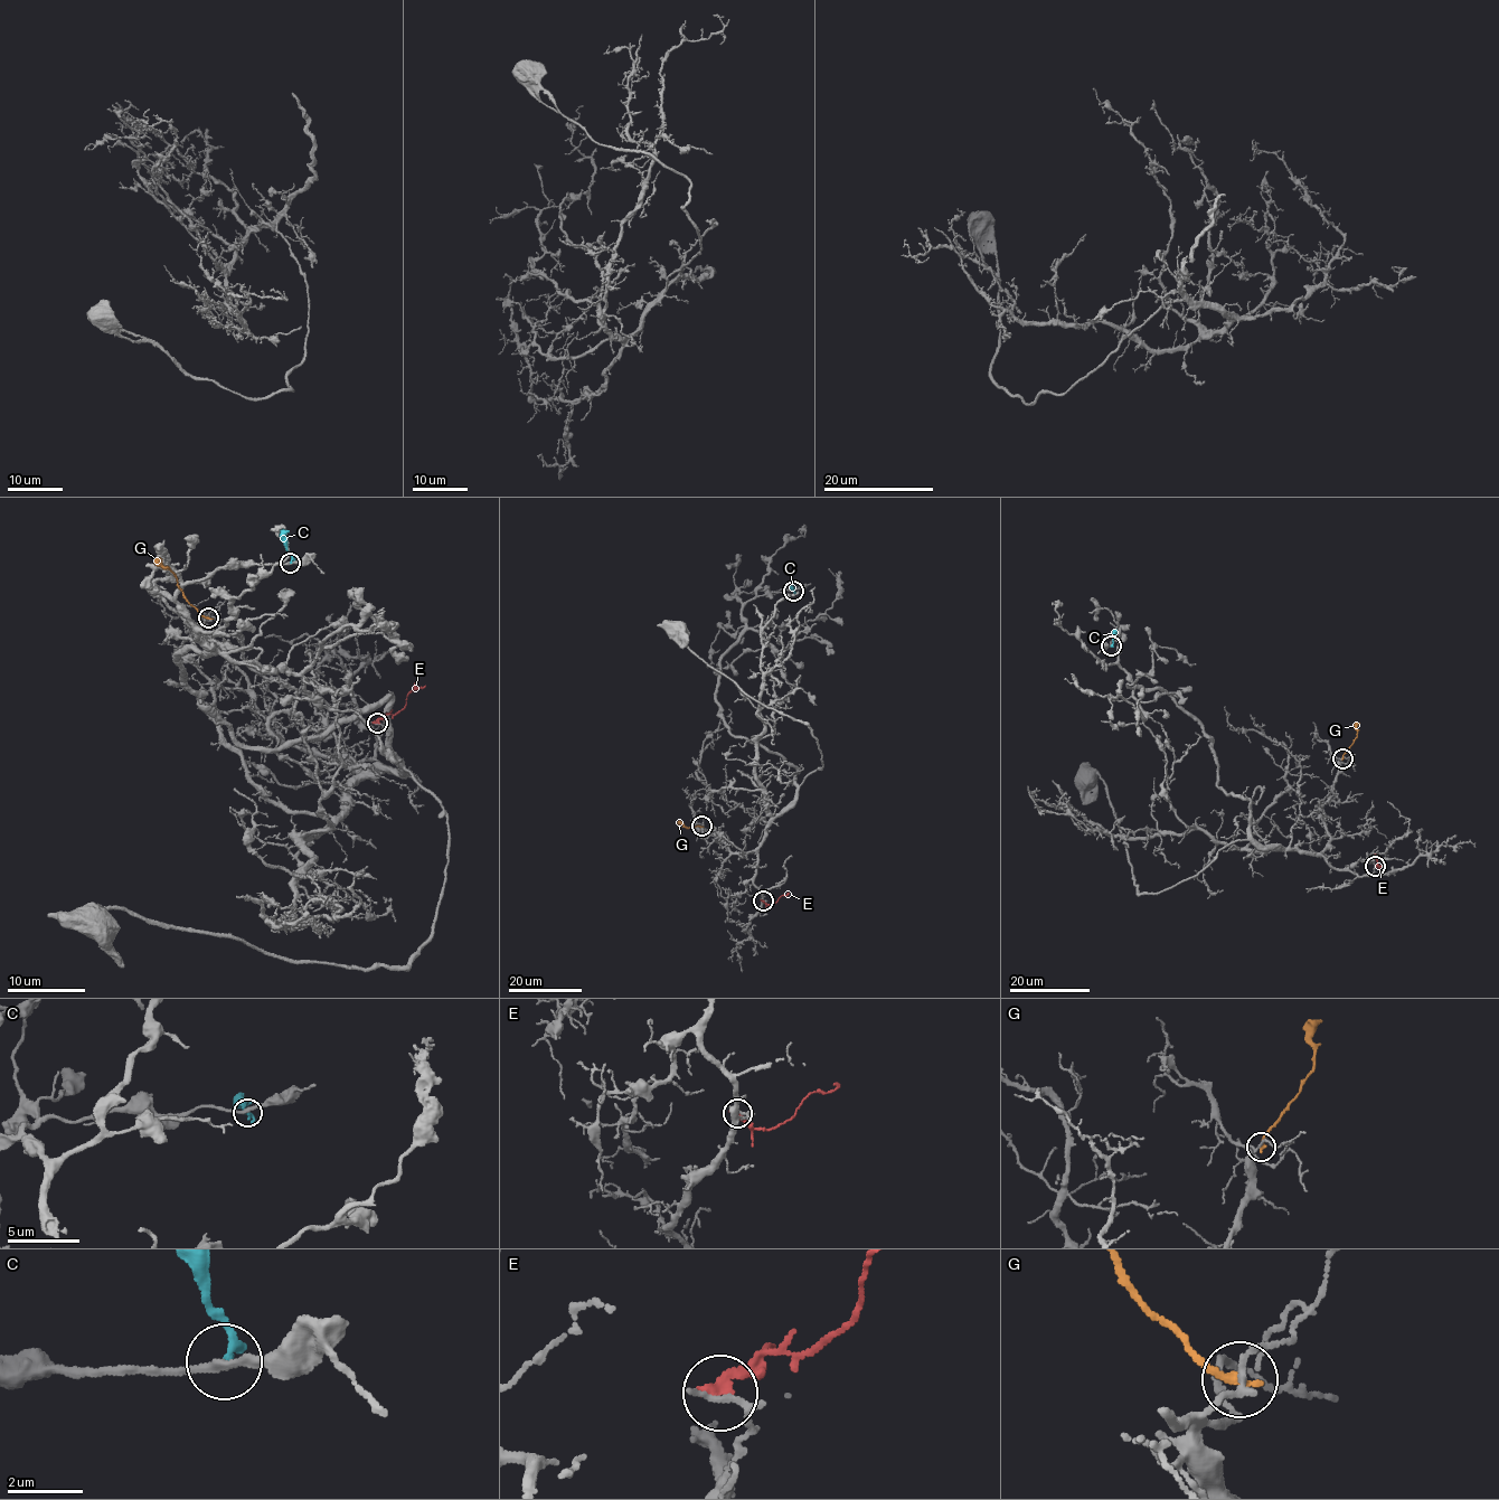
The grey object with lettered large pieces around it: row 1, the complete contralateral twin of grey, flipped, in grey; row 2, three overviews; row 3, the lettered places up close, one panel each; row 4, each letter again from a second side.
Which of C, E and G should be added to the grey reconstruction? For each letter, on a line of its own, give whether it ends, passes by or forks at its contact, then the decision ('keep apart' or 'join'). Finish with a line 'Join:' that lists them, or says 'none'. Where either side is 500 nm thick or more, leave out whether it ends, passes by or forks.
C: it ends; keep apart
E: it ends; keep apart
G: it ends; keep apart
Join: none

